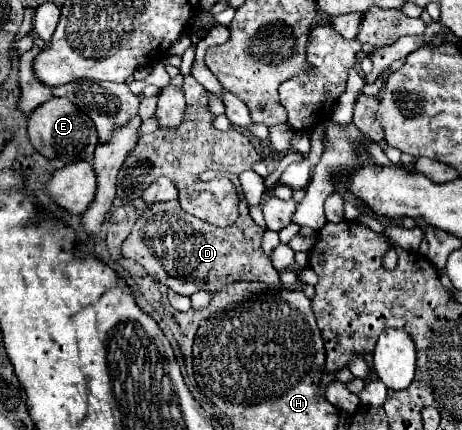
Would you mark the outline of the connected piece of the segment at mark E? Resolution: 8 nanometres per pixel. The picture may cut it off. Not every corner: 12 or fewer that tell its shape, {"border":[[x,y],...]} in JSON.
{"border":[[66,98],[28,120],[32,146],[50,160],[90,160],[94,122]]}

